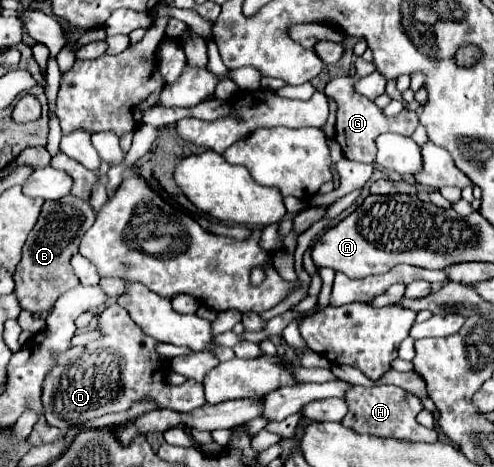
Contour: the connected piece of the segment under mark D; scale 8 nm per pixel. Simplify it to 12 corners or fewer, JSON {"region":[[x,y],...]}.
{"region":[[111,301],[97,341],[55,355],[41,401],[71,429],[133,403],[189,413],[201,383],[169,385],[157,341]]}

